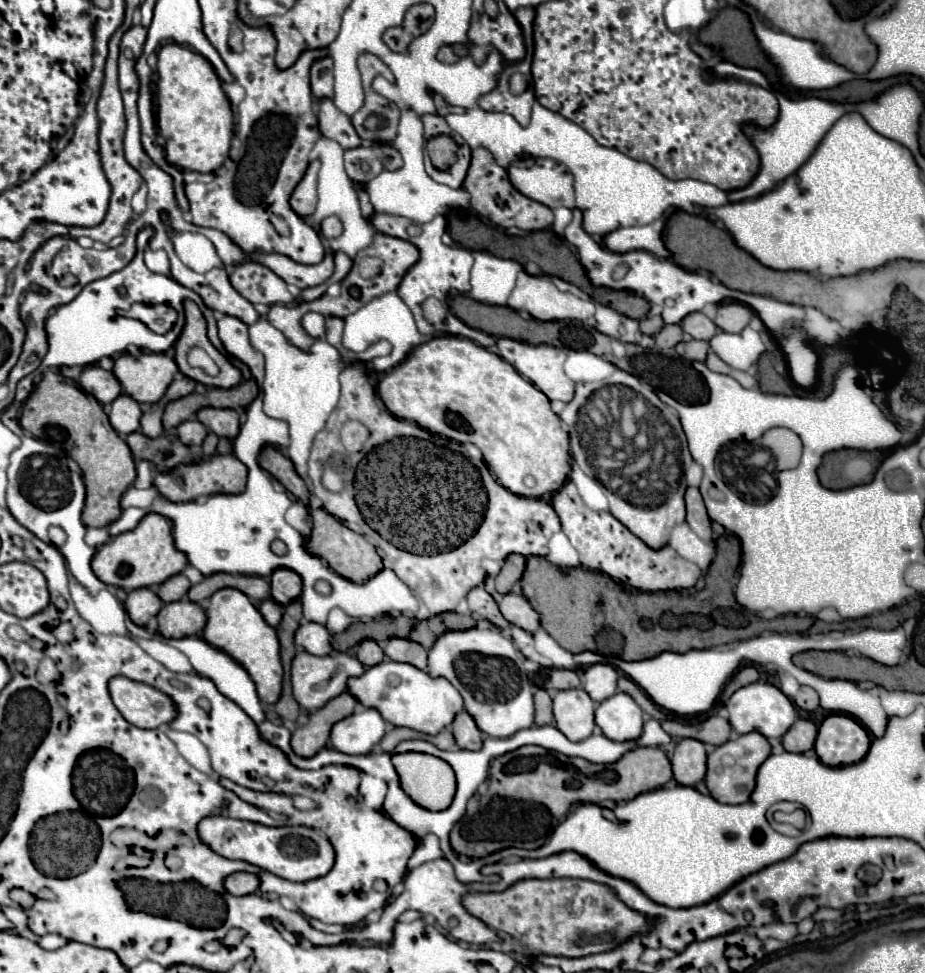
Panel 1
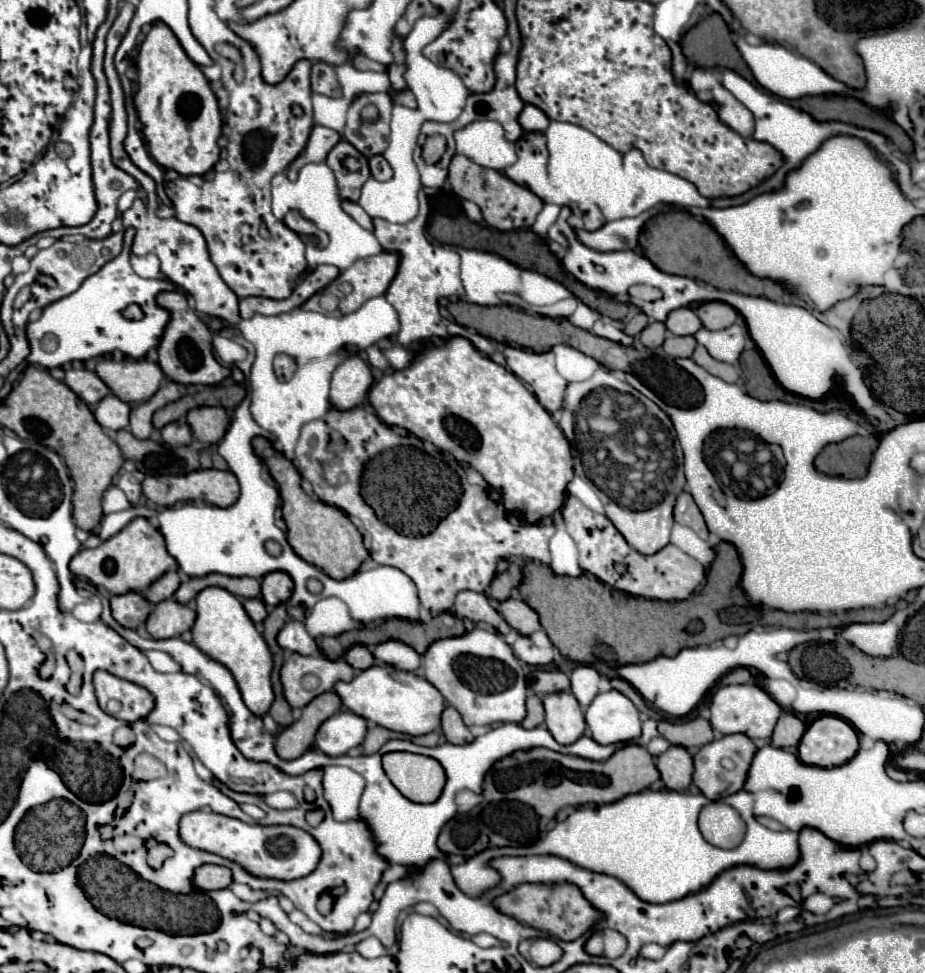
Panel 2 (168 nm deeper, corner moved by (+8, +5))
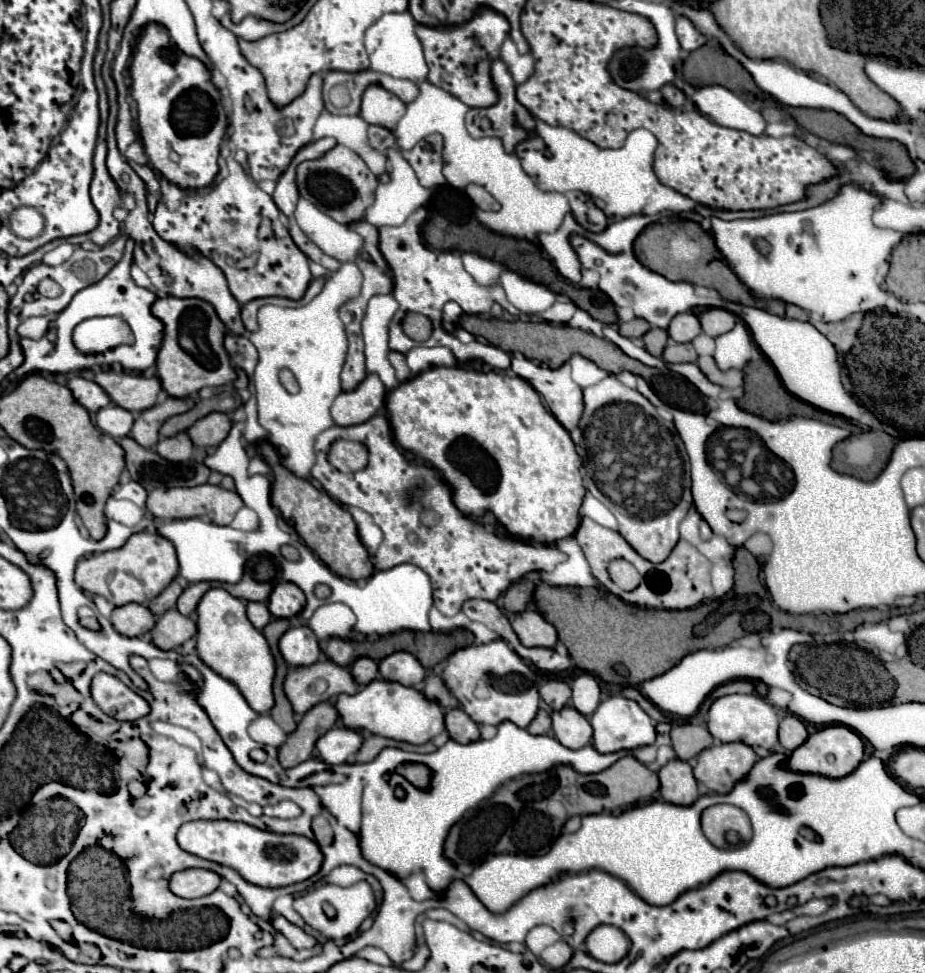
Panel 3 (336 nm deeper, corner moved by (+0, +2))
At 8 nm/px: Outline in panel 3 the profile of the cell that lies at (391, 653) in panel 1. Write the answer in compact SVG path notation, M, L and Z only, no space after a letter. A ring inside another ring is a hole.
M396 651L384 657L378 663L378 669L384 679L390 679L402 685L418 685L426 677L426 669L422 667L422 663L408 651Z

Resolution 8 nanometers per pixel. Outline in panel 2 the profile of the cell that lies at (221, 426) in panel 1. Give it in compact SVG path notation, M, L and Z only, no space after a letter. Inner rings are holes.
M208 406L190 410L186 420L194 438L200 440L202 444L218 444L224 438L230 424L230 418L224 408L208 408Z

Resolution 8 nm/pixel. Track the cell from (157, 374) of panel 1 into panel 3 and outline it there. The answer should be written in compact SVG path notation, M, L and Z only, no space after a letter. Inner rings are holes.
M100 371L96 373L94 381L110 395L116 405L132 413L150 409L158 399L158 393L162 391L158 377L144 377L140 373Z

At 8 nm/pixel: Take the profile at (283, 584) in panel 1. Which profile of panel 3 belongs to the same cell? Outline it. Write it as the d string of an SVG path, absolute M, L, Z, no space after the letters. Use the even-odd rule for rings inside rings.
M280 581L274 587L274 591L272 591L270 599L268 599L268 609L270 609L270 613L274 617L290 619L290 617L294 617L296 613L302 611L304 601L306 601L304 593L302 593L302 589L298 585L288 583L288 581Z

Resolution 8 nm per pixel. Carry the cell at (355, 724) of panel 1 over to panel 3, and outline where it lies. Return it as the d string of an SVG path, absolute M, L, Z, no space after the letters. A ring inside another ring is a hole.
M332 727L316 741L316 749L324 763L340 765L340 763L346 763L346 759L360 749L362 741L364 739L358 729Z

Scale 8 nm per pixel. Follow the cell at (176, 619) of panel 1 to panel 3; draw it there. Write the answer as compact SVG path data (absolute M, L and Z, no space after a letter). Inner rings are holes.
M170 609L156 621L152 643L160 649L178 649L184 641L194 637L196 631L196 623L190 617L184 617L178 609Z

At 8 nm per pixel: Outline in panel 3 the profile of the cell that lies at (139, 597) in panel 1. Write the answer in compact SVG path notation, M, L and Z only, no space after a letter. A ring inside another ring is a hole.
M128 603L112 611L110 623L118 633L124 633L128 637L140 637L154 627L156 617L148 607L140 603Z

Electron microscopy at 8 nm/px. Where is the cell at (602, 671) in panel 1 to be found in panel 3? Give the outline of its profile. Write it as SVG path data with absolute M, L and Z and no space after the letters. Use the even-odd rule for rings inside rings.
M582 673L572 683L572 707L576 707L582 715L590 717L600 703L600 685L594 675Z

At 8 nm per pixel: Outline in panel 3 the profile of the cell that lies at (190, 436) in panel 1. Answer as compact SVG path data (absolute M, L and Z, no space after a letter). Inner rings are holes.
M188 433L164 437L156 445L156 451L168 461L188 461L188 459L192 459L192 449L194 449L194 445L192 445L192 439L188 437Z

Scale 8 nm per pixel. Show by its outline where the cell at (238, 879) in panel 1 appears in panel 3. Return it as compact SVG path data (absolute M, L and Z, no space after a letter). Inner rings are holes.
M186 869L180 873L174 873L170 879L170 889L172 893L186 897L186 899L194 899L194 897L202 897L202 895L210 895L214 893L222 883L222 877L214 871L208 869Z

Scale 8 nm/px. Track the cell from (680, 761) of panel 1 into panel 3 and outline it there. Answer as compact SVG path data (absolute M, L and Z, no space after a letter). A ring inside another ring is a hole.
M674 759L666 763L660 771L660 793L664 801L676 805L690 805L698 799L698 783L694 779L690 763L682 759Z

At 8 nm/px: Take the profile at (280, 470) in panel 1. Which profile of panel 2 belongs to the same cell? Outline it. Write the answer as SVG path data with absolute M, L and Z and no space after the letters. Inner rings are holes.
M254 438L252 446L278 484L282 498L282 516L288 526L288 542L294 548L294 552L306 562L322 568L330 578L342 580L352 576L368 558L368 550L362 544L362 534L356 530L350 518L344 512L340 512L340 508L306 496L306 492L300 486L300 474L294 468L294 464L286 460L280 452L276 452L266 438Z

